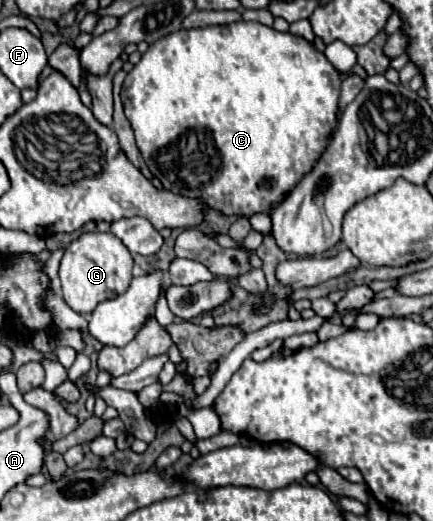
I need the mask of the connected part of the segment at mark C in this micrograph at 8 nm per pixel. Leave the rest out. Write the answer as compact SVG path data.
M233 22L227 26L207 26L207 28L193 28L193 30L179 30L161 38L149 46L149 50L141 56L135 68L127 74L123 82L121 100L125 106L125 116L135 130L137 148L155 178L161 180L163 188L189 196L189 198L203 198L209 208L215 208L223 214L237 214L237 216L251 216L255 212L269 212L275 202L281 202L287 192L295 188L295 184L311 172L317 158L323 154L327 146L327 134L335 128L337 120L337 104L339 104L339 72L327 62L327 58L315 50L301 36L293 36L289 32L281 34L273 28L267 28L259 22Z

